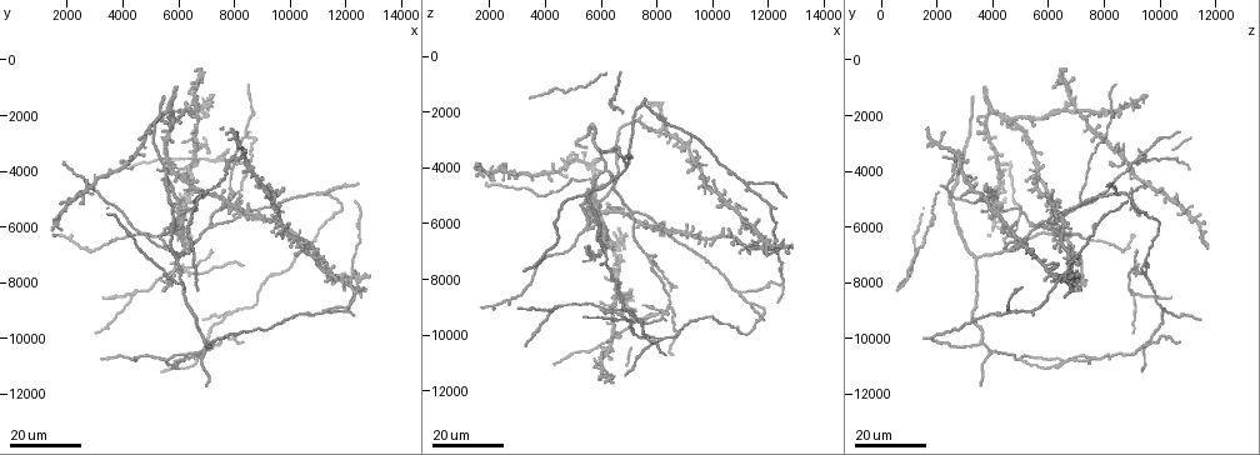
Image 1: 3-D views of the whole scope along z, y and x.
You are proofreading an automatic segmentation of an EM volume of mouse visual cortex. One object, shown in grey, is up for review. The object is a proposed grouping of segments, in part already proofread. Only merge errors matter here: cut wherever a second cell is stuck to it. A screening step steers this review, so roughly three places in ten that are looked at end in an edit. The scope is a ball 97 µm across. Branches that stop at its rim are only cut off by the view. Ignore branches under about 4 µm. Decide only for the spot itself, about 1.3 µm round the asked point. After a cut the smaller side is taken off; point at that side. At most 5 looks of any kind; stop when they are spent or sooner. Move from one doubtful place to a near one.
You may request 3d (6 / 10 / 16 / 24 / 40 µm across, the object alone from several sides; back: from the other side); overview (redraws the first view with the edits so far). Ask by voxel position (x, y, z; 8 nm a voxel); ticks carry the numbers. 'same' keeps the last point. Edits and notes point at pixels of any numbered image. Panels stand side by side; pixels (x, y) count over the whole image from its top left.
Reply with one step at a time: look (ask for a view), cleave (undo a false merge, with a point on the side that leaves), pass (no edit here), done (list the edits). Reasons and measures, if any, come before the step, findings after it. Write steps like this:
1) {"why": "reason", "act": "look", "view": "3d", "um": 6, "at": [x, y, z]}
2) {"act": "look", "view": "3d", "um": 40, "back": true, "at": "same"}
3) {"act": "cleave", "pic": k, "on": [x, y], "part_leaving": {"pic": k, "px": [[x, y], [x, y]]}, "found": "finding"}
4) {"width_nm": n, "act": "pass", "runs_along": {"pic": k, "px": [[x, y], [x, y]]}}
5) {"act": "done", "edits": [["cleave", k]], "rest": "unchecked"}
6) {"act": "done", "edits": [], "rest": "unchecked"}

{"why": "two arms in line, one across", "act": "look", "view": "3d", "um": 24, "at": [7300, 3600, 9500]}

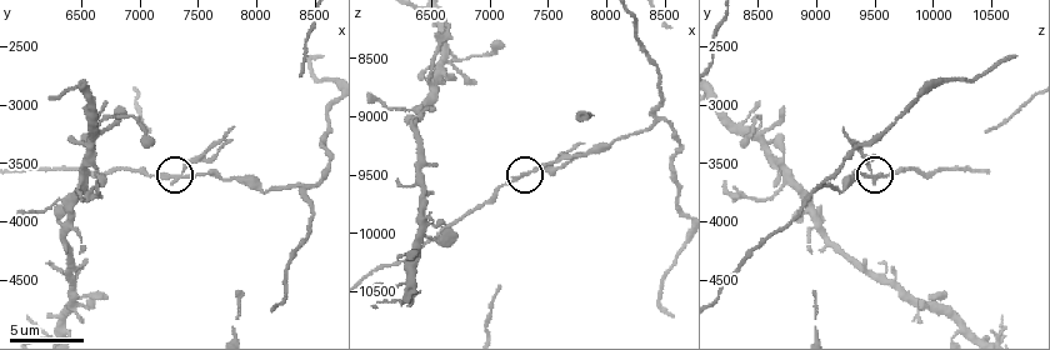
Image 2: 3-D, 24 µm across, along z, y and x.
{"act": "look", "view": "3d", "um": 10, "at": [7380, 3580, 9480]}

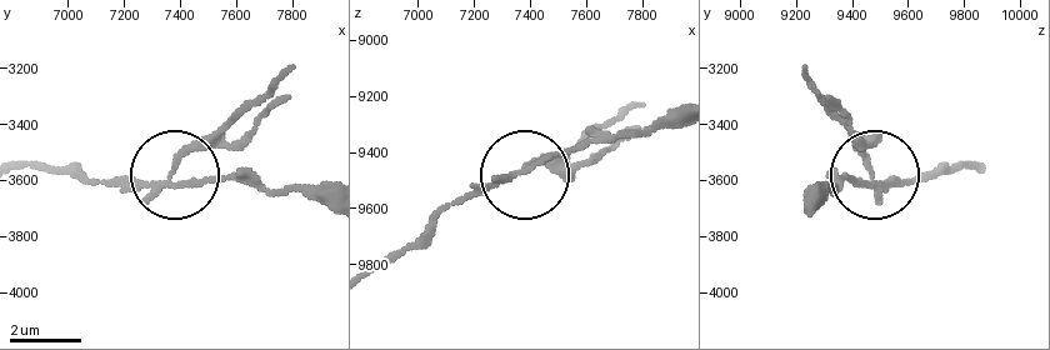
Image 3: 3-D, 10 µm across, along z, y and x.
{"arms": 3, "act": "cleave", "pic": 3, "on": [196, 150], "part_leaving": {"pic": 3, "px": [[515, 174], [558, 161], [644, 103]]}, "found": "two cells meet here"}

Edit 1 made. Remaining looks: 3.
{"why": "arms part here", "act": "look", "view": "3d", "um": 24, "at": [11000, 4800, 8600]}

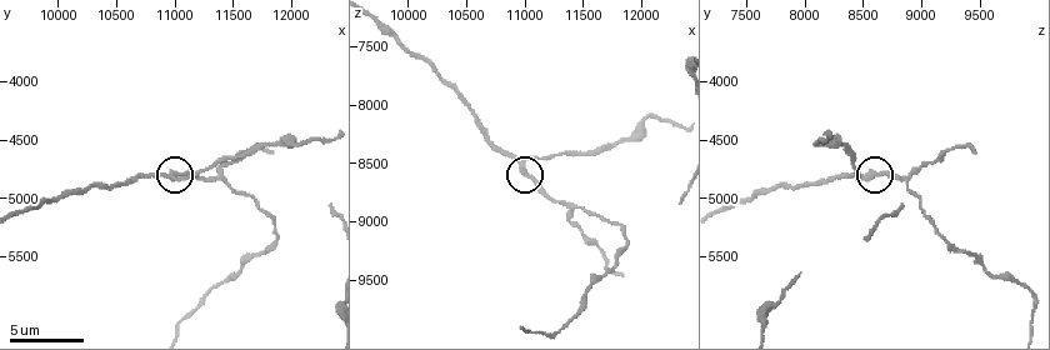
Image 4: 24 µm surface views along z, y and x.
{"act": "look", "view": "3d", "um": 10, "at": [10980, 4820, 8500]}

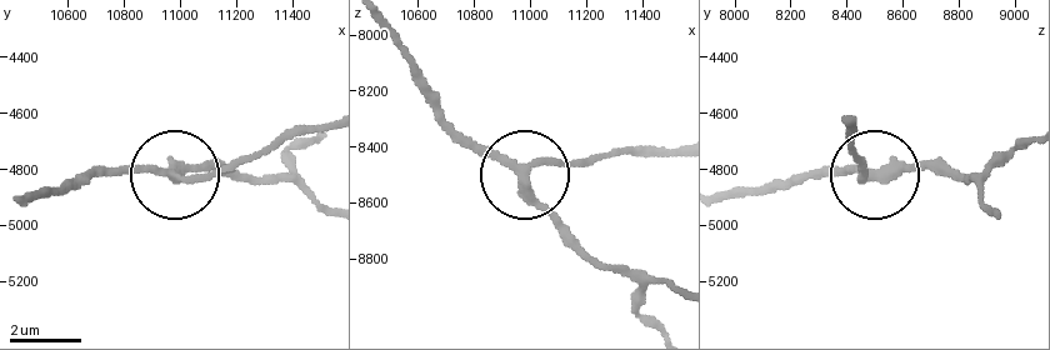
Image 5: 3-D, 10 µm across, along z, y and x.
{"arms": 3, "act": "pass", "runs_along": {"pic": 5, "px": [[380, 28], [419, 90], [473, 138], [526, 165], [604, 153]]}, "found": "continuous, no second cell"}

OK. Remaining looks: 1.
{"act": "done", "edits": [["cleave", 3]], "rest": "unchecked"}

